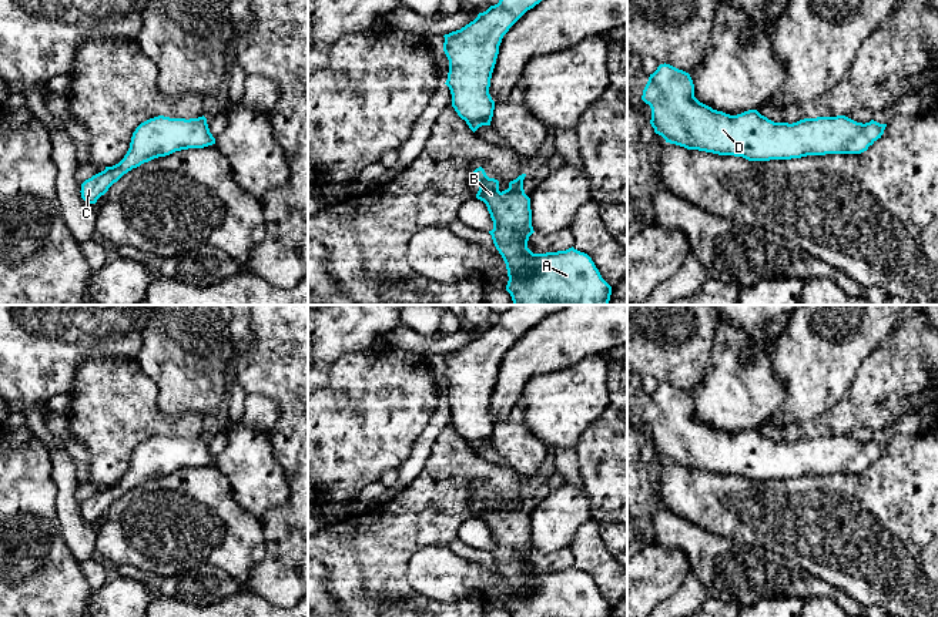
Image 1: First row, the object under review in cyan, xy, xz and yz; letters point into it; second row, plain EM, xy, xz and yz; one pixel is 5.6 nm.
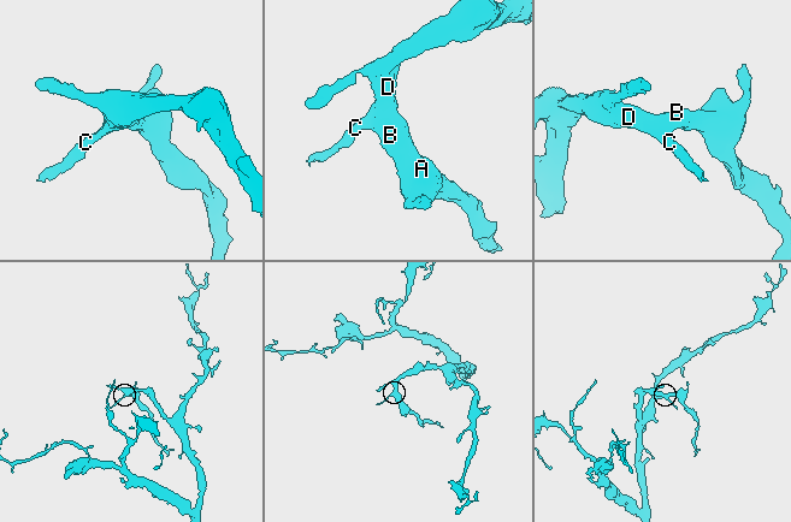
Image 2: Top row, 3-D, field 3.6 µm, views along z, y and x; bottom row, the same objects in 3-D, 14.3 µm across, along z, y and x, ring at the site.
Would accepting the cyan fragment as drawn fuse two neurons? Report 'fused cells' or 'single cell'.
single cell

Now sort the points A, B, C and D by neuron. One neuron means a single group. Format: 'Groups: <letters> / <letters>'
Groups: A B C D

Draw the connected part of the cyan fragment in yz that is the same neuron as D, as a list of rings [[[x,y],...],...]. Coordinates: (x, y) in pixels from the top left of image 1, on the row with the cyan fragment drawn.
[[[666,63],[650,74],[641,100],[651,108],[654,133],[666,142],[748,161],[861,154],[887,127],[874,120],[857,123],[845,115],[793,124],[774,123],[757,110],[730,115],[700,103],[690,74]]]

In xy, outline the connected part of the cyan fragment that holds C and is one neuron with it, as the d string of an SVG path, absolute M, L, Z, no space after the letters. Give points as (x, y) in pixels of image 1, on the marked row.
M158 115L141 123L133 133L124 158L81 184L81 198L96 204L124 174L158 157L188 148L204 148L215 144L207 118L170 118Z

